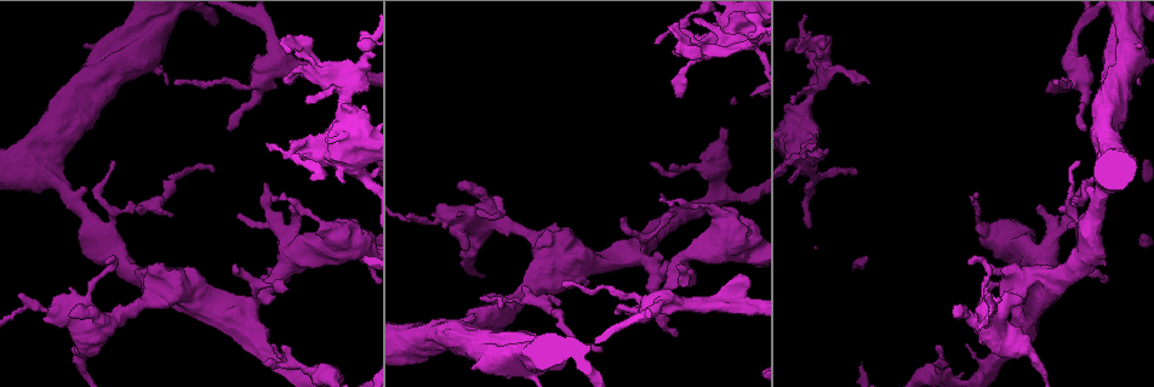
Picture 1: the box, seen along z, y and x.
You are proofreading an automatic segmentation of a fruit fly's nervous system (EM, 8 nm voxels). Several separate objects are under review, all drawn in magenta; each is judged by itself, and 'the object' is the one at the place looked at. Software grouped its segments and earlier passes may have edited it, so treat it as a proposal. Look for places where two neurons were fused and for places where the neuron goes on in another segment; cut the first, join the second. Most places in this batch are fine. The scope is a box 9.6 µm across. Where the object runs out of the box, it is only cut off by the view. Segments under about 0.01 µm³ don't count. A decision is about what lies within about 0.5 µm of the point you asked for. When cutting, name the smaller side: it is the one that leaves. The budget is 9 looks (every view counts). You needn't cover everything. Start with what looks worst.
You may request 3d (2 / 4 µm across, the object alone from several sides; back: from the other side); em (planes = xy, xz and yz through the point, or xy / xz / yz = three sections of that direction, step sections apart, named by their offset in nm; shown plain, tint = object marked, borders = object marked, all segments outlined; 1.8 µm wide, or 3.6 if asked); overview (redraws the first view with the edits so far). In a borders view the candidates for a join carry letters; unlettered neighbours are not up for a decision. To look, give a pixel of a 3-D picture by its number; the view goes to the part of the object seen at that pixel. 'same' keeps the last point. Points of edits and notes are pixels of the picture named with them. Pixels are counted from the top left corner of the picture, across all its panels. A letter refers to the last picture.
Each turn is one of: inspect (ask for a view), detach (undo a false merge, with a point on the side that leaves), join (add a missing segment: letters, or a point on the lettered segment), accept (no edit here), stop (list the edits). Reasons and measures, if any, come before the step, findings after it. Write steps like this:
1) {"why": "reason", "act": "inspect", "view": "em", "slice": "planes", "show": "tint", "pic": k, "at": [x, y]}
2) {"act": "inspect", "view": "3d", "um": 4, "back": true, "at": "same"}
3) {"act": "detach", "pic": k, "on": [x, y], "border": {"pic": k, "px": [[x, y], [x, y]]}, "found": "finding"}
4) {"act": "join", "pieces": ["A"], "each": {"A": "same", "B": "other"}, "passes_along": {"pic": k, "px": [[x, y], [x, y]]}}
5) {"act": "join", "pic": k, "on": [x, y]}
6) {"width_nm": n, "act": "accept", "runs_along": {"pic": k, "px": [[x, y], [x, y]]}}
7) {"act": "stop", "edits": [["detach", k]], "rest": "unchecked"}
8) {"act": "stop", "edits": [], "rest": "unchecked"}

{"why": "sudden change in width", "act": "inspect", "view": "em", "slice": "planes", "show": "borders", "pic": 1, "at": [987, 312]}

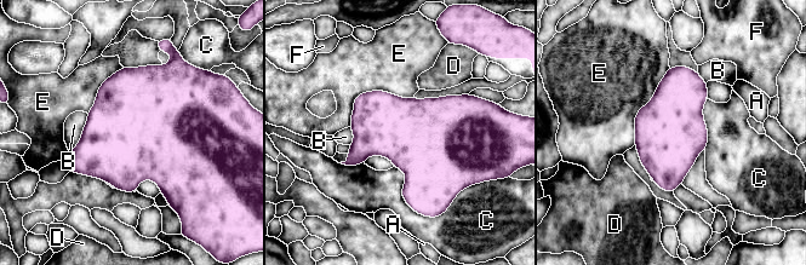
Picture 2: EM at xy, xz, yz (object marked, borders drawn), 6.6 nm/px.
{"width_nm": 480, "longest_contact_nm": ["E", 480], "act": "accept", "each": {"A": "other", "B": "other", "C": "other", "D": "other", "E": "other", "F": "other"}, "found": "one neuron here"}

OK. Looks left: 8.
{"act": "inspect", "view": "3d", "um": 2, "pic": 1, "at": [618, 312]}

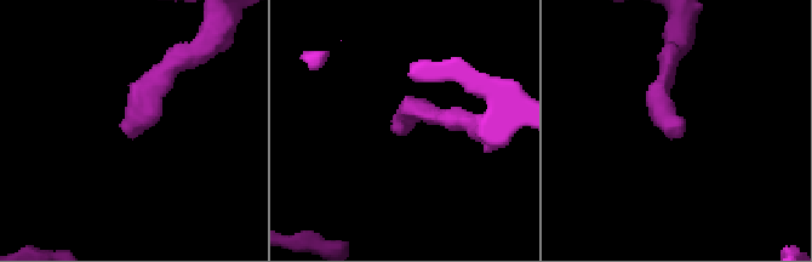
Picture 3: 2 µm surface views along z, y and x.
{"act": "inspect", "view": "em", "slice": "planes", "show": "borders", "pic": 3, "at": [402, 130]}

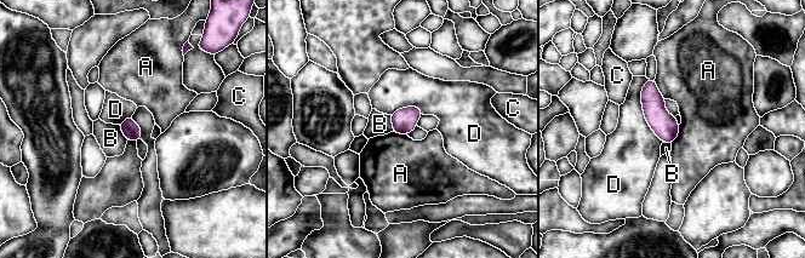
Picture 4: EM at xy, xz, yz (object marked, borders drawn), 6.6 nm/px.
{"width_nm": 110, "act": "accept", "each": {"A": "other", "B": "other", "C": "other", "D": "other"}, "border": {"pic": 4, "px": [[654, 80], [658, 91], [666, 98]]}, "found": "no lettered segment goes on from it"}

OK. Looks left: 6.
{"why": "looks like a crossing", "act": "inspect", "view": "em", "um": 3.6, "slice": "planes", "show": "tint", "pic": 1, "at": [232, 310]}

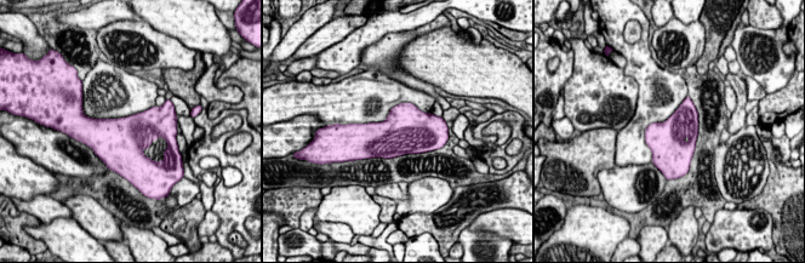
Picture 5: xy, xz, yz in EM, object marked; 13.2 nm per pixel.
{"why": "what lies round it", "act": "inspect", "view": "em", "um": 3.6, "slice": "planes", "show": "borders", "at": "same"}

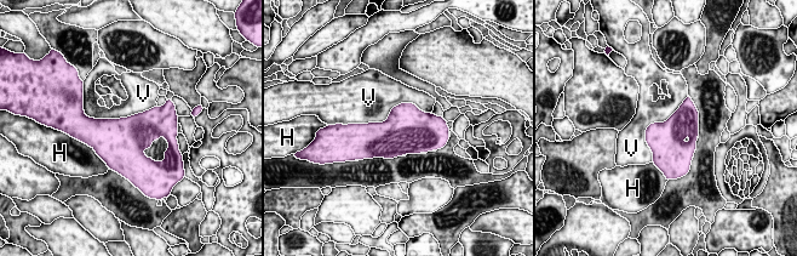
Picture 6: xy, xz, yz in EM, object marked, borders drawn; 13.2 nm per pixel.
{"act": "accept", "each": {"H": "other", "V": "other"}, "border": {"pic": 6, "px": [[431, 112], [357, 124]]}, "found": "one neuron here"}

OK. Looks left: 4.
{"why": "sharp bend", "act": "inspect", "view": "3d", "um": 4, "back": true, "pic": 1, "at": [313, 59]}

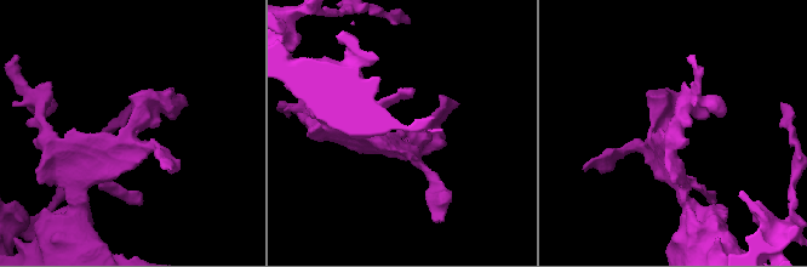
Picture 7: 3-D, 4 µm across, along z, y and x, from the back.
{"arms": 3, "why": "now the EM", "act": "inspect", "view": "em", "slice": "planes", "show": "plain", "pic": 7, "at": [403, 148]}

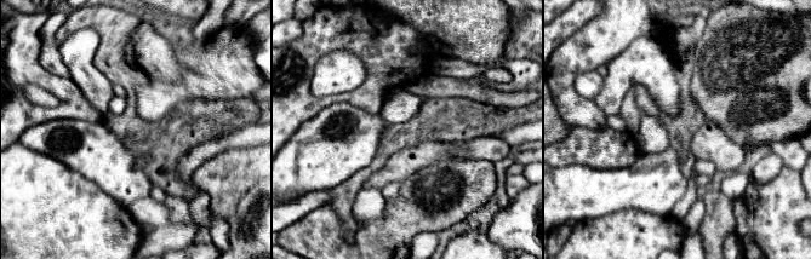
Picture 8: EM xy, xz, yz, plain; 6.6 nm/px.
{"act": "inspect", "view": "em", "slice": "planes", "show": "borders", "at": "same"}

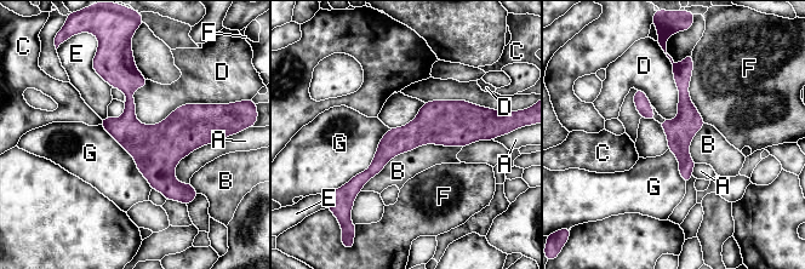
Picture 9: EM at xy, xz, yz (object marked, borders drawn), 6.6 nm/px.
{"longest_contact_nm": ["B", 750], "act": "accept", "each": {"A": "other", "B": "other", "C": "other", "D": "other", "E": "other", "F": "other", "G": "other"}, "runs_along": {"pic": 9, "px": [[129, 63], [130, 130], [173, 196]]}, "found": "continuous, no second neuron"}

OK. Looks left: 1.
{"act": "stop", "edits": [], "rest": "unchecked"}

